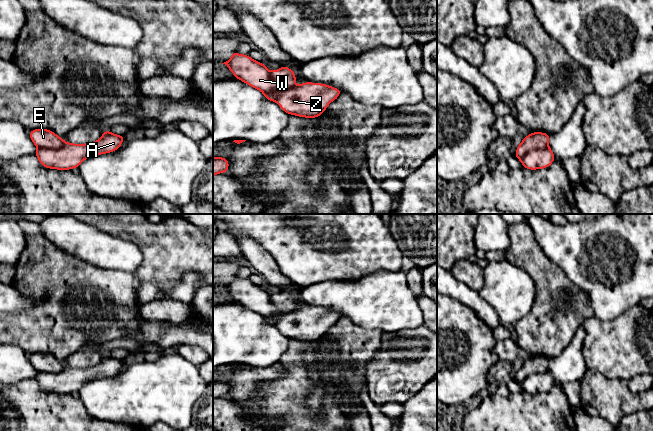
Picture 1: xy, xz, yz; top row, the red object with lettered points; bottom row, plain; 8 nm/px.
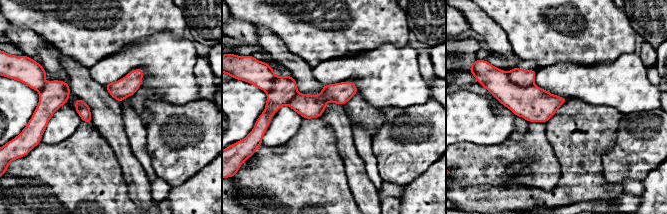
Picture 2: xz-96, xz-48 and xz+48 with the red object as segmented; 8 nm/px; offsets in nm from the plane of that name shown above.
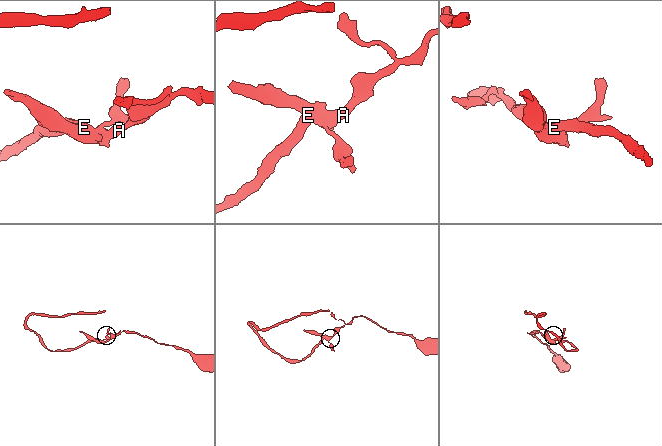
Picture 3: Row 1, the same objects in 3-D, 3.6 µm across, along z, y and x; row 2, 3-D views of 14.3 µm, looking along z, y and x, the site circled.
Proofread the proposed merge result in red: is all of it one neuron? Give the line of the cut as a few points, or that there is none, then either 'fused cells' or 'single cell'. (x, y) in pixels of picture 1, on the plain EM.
xz (270, 296), (270, 302), (278, 313), (286, 313), (294, 309) | fused cells

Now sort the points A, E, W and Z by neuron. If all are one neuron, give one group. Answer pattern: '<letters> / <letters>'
A W Z / E

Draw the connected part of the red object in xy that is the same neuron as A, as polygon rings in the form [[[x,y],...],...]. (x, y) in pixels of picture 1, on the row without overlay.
[[[104,354],[100,363],[85,368],[64,365],[58,373],[37,372],[34,379],[40,388],[48,393],[71,394],[79,392],[87,382],[114,376],[123,368],[124,359]]]

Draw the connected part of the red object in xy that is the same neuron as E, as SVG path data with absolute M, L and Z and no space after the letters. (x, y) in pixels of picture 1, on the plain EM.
M48 353L31 354L29 361L37 372L58 373L64 368L63 362Z

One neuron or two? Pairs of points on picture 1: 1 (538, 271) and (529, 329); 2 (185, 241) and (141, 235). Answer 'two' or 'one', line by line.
1: one
2: one

